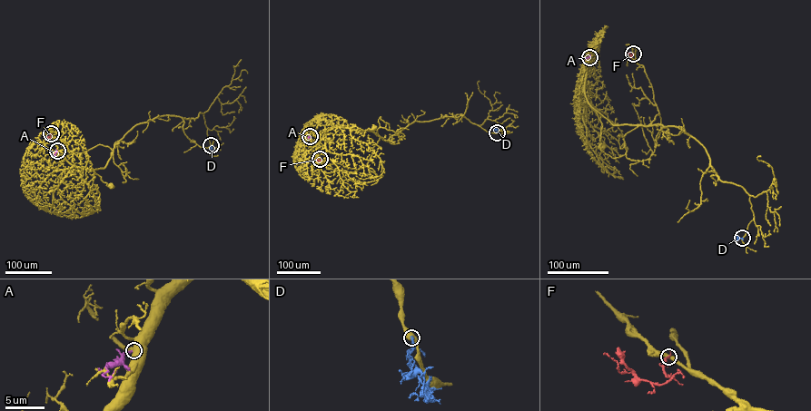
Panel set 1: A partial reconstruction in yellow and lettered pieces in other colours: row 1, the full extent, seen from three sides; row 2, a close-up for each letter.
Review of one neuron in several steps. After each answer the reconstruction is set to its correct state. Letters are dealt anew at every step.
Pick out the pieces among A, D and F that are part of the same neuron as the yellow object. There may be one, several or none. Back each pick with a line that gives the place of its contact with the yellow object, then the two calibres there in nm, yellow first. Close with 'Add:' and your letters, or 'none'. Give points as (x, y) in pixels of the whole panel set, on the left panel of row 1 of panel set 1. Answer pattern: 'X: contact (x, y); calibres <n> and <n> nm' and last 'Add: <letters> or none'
Add: none

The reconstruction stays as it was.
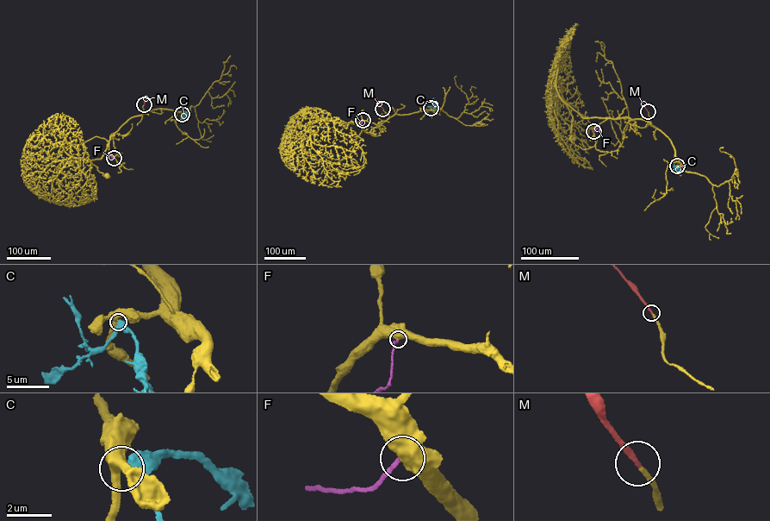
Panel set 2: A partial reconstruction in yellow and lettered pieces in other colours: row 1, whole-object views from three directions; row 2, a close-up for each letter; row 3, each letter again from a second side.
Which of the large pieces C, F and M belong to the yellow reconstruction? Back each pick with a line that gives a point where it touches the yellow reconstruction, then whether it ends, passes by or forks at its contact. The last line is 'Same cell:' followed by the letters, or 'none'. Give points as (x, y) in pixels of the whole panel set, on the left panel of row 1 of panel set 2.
M: meets yellow at (144, 104); it ends there
Same cell: M

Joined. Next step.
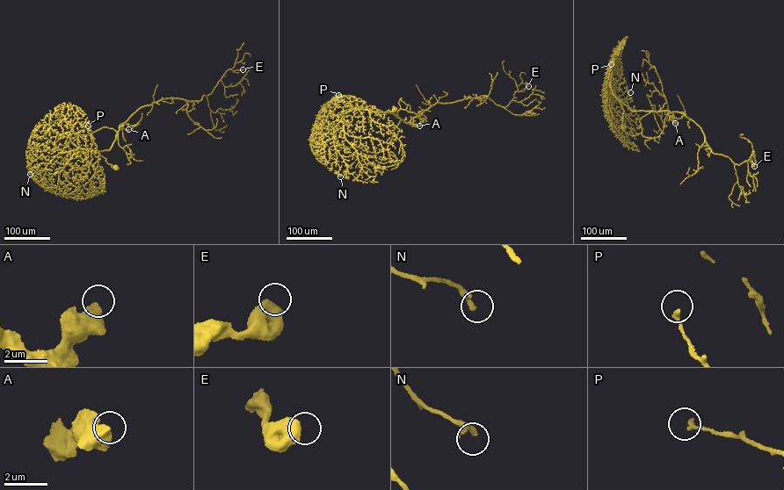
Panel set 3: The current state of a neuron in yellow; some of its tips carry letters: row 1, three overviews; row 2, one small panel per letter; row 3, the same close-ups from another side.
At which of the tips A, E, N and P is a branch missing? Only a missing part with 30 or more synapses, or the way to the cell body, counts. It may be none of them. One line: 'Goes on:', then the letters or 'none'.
Goes on: none

